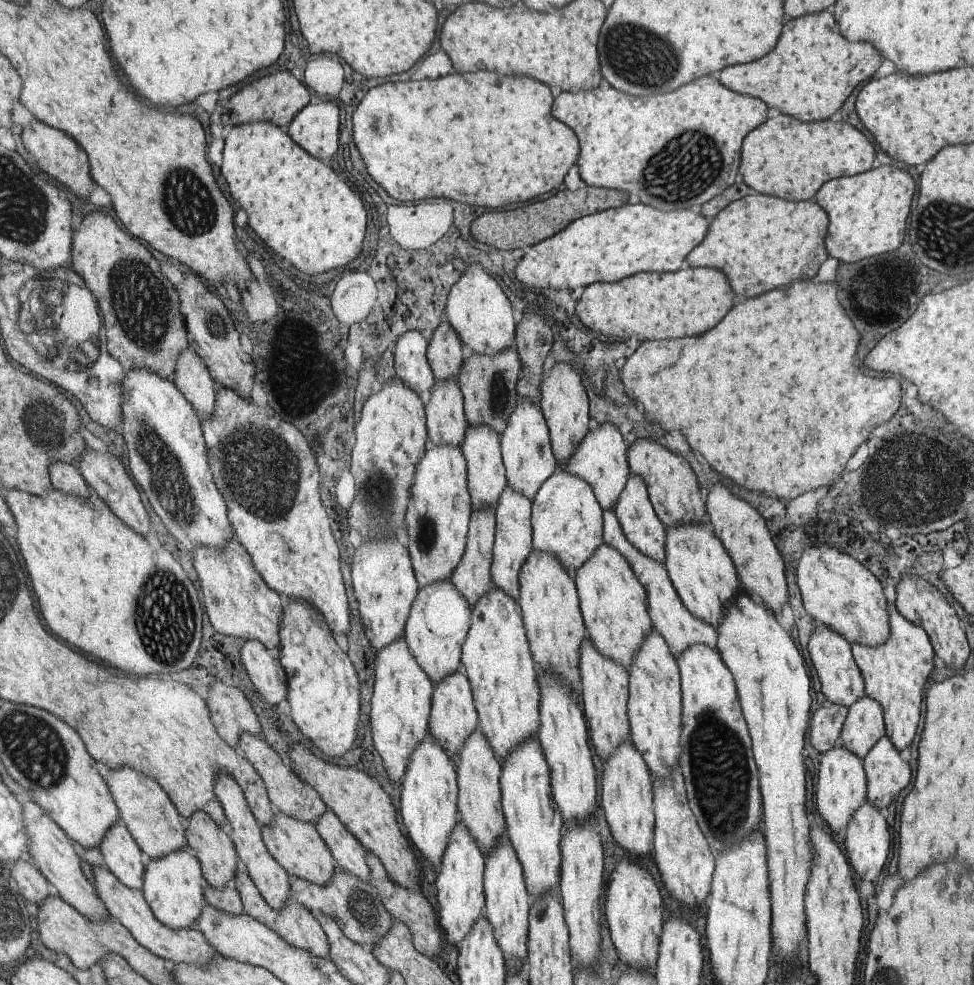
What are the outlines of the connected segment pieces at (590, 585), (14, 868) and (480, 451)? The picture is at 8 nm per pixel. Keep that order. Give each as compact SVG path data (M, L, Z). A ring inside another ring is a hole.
M612 544L598 546L575 572L575 578L578 595L581 596L582 615L594 648L606 658L629 668L653 628L645 586L634 574L628 560Z
M30 859L18 860L11 867L11 881L16 891L32 905L39 905L48 898L48 880L37 870Z
M486 424L468 426L461 450L469 466L469 494L473 502L473 510L484 506L496 508L502 492L508 486L508 472L505 471L504 460L501 458L501 436L492 426Z

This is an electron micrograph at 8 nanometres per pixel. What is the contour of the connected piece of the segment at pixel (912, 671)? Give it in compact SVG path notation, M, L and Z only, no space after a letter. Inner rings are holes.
M888 601L888 622L890 636L880 646L864 646L854 642L851 652L855 664L858 666L865 687L865 695L870 696L882 706L884 714L885 736L901 752L904 748L911 746L916 732L918 722L922 716L922 691L924 684L932 681L932 670L934 670L934 650L926 630L912 622L908 622L898 610L895 602Z

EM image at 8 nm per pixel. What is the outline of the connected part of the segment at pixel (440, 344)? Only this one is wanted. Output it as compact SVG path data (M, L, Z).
M443 316L440 326L432 333L429 347L430 366L438 382L448 378L457 379L467 354L458 332Z

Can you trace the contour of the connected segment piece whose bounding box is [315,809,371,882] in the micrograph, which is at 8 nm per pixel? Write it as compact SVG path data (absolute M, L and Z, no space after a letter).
M327 810L316 820L318 835L325 840L330 853L342 870L368 882L371 877L364 846L346 829L338 816Z

